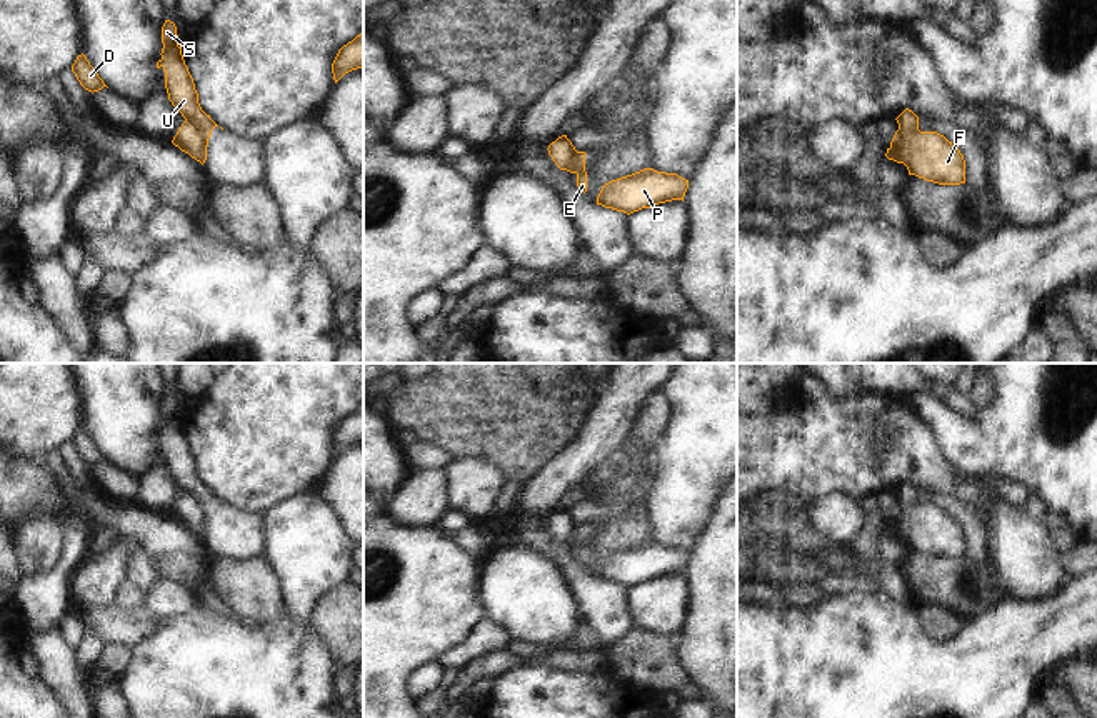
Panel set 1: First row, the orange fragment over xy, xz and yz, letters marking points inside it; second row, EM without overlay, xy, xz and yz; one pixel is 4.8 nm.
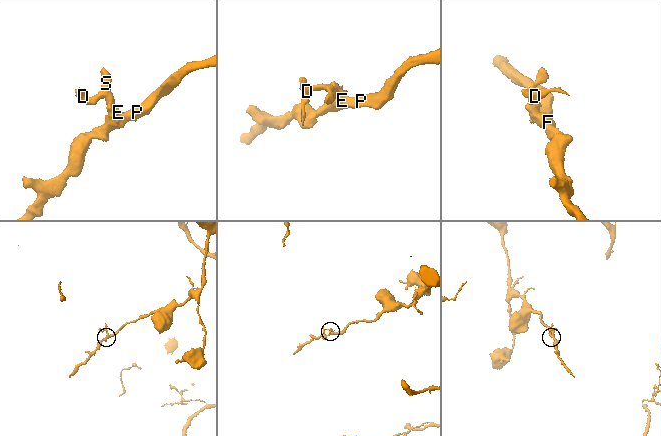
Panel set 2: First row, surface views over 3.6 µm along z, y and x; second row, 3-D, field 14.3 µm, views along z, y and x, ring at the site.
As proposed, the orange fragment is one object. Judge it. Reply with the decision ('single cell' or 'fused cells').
fused cells

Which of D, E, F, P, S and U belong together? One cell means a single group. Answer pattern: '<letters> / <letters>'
D S U / E F P

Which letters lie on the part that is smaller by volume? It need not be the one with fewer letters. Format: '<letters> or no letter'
D, S, U.

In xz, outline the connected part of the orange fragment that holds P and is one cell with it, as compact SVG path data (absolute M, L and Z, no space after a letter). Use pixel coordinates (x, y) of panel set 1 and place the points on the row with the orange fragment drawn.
M644 168L605 183L597 197L597 205L630 215L659 203L684 202L687 188L689 180L677 173Z

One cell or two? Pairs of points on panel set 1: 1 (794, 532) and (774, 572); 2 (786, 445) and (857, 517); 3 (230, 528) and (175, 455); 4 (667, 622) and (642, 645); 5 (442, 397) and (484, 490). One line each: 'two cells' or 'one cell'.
1: one cell
2: two cells
3: one cell
4: two cells
5: two cells

